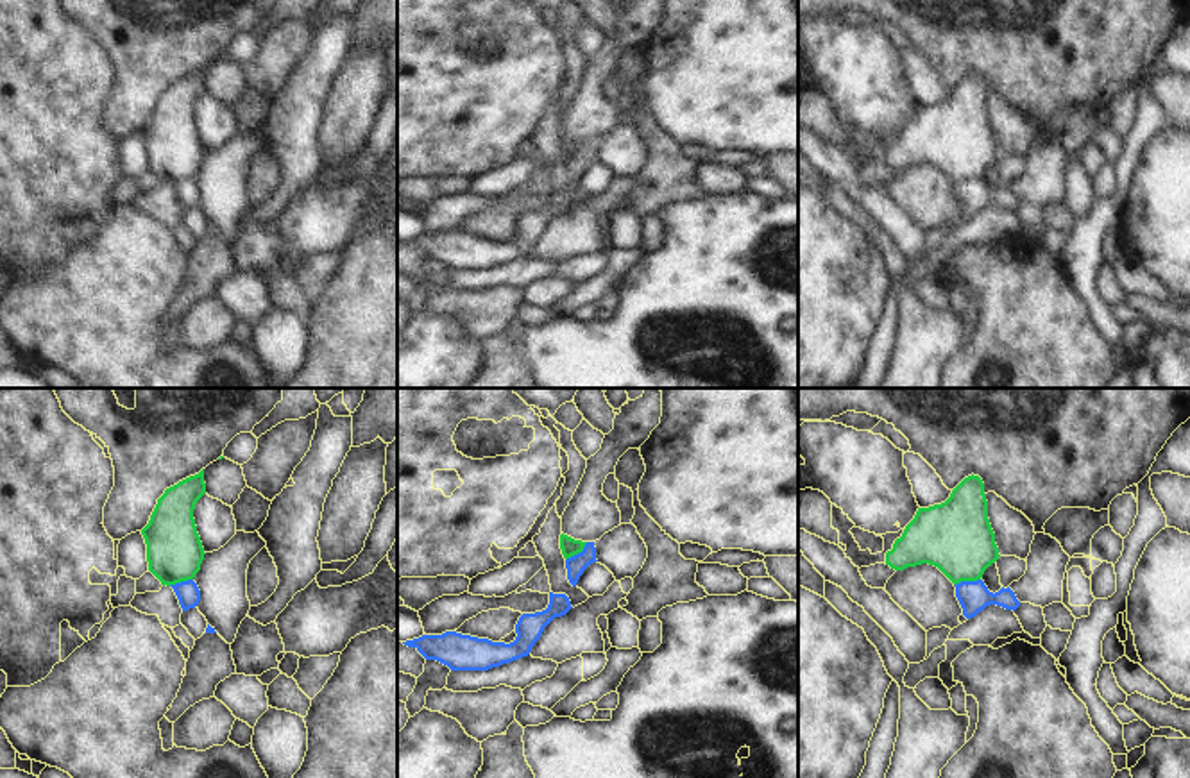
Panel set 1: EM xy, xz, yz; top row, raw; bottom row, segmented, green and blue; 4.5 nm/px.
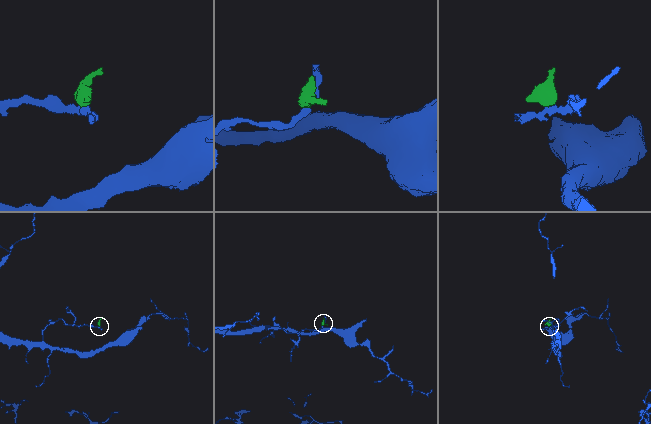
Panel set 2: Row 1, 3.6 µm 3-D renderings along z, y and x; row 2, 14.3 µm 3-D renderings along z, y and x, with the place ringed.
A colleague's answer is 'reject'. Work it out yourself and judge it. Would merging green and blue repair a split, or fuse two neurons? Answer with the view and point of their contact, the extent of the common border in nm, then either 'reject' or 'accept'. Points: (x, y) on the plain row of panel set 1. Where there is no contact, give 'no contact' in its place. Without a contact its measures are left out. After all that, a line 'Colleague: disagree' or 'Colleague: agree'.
yz (967, 179) | 120 nm | reject
Colleague: agree

